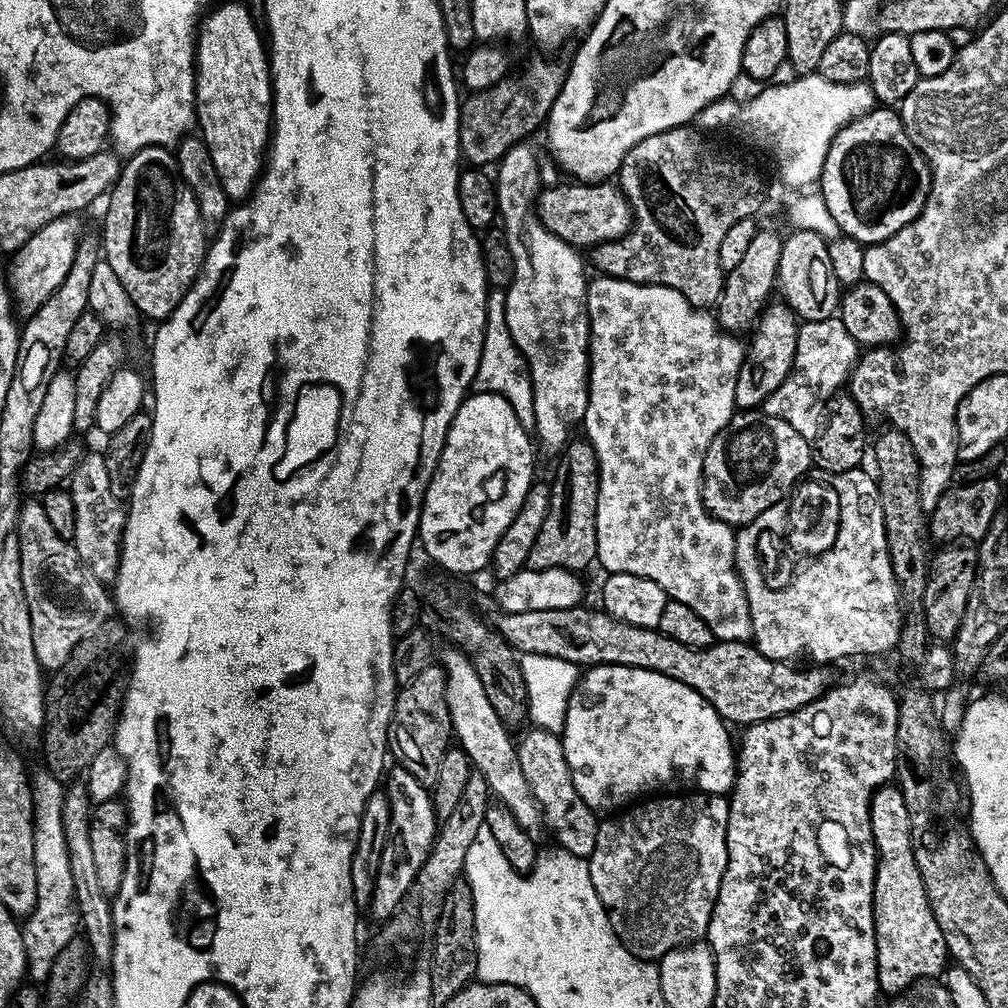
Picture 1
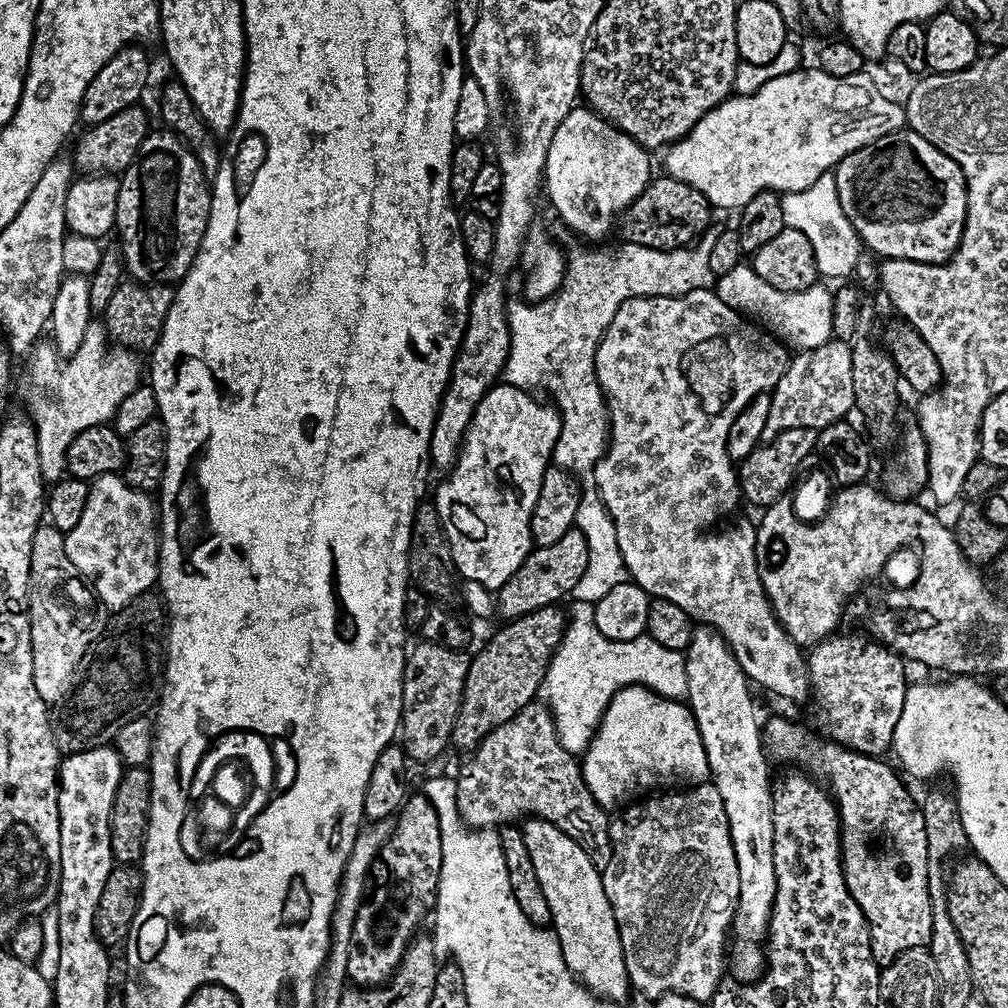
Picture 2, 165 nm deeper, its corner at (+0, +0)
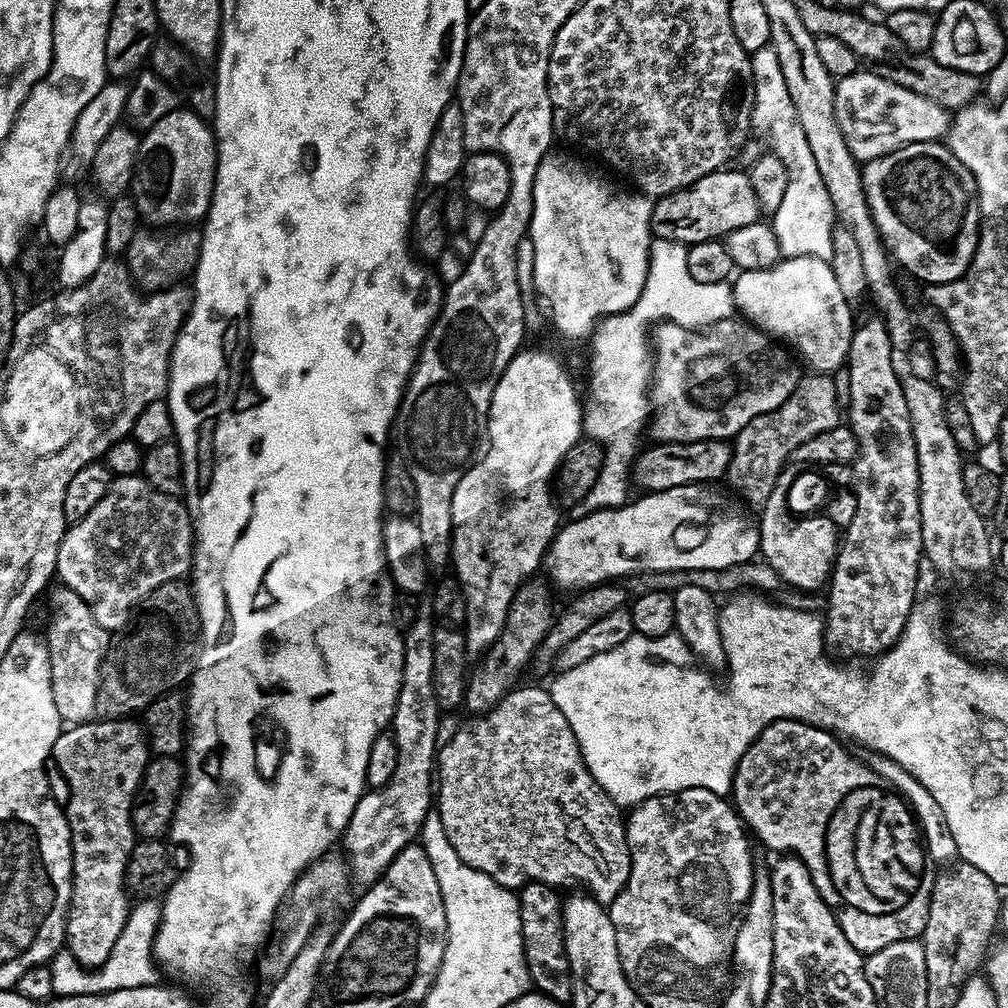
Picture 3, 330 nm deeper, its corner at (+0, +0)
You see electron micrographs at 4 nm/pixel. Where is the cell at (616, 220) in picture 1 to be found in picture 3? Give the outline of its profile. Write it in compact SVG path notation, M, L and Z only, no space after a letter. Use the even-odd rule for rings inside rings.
M721 170L706 174L689 188L669 196L661 196L652 205L652 235L657 240L669 240L685 246L719 240L741 226L750 226L761 219L758 194L750 184L747 171Z

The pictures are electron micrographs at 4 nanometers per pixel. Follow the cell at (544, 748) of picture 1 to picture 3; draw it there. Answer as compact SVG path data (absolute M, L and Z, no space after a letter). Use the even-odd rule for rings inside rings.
M517 686L511 692L505 694L502 702L494 706L490 711L472 718L469 724L464 724L452 737L445 739L438 748L438 811L440 821L444 827L446 838L450 846L474 870L482 870L494 882L501 884L503 888L519 890L531 880L561 886L560 884L581 884L583 891L600 904L605 906L614 902L618 894L626 886L630 878L630 850L628 849L628 833L626 820L618 805L608 797L598 786L598 782L590 774L586 762L580 753L578 742L574 738L574 730L570 730L570 722L566 722L566 714L558 710L551 691L544 688L524 688Z

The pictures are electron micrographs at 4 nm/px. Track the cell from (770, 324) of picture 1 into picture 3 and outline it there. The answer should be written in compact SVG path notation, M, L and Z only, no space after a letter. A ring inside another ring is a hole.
M696 440L694 443L663 442L651 445L645 453L639 453L633 461L633 481L646 492L661 492L664 489L673 489L674 486L712 484L720 481L727 475L732 447L725 440Z

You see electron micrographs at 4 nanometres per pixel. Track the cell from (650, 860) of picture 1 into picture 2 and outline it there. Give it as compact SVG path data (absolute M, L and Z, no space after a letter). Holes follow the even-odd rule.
M705 782L683 790L668 790L663 794L652 794L639 802L627 805L619 814L611 817L608 833L612 843L612 857L602 869L606 898L610 898L610 906L614 910L614 918L618 926L618 934L622 942L624 965L628 971L628 982L636 988L641 997L655 998L666 992L681 992L701 1002L711 1001L712 996L721 987L720 971L726 968L726 944L724 939L729 938L730 929L734 924L736 903L740 897L740 883L738 882L738 862L734 854L734 846L730 838L730 826L726 818L726 806L722 806L722 794L718 794L716 785Z

